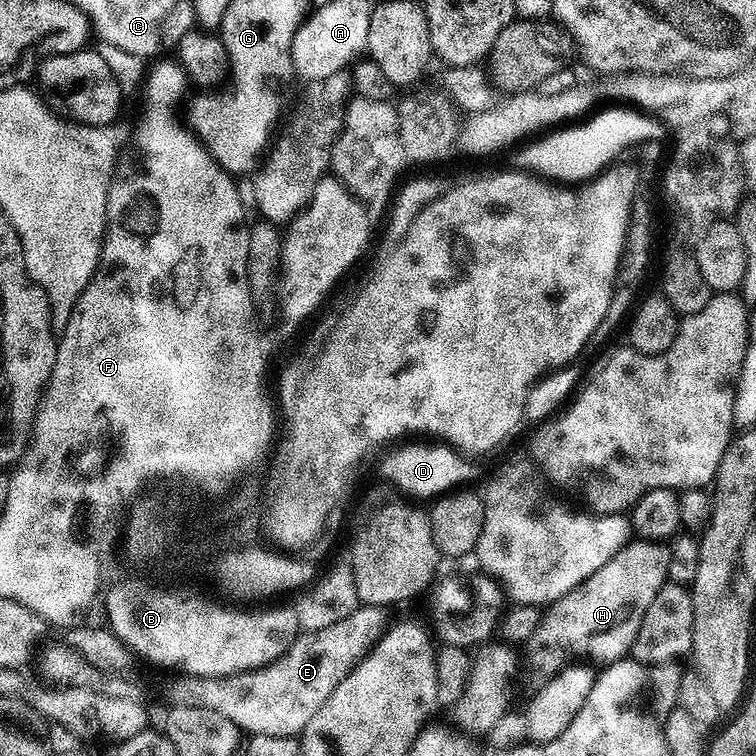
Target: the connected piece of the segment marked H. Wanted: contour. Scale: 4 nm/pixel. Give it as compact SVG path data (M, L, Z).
M633 539L606 566L594 570L586 582L547 605L538 630L526 642L533 666L551 674L565 667L569 658L601 660L604 666L625 659L632 651L634 638L638 638L638 626L642 626L650 602L668 580L671 557L667 543Z

